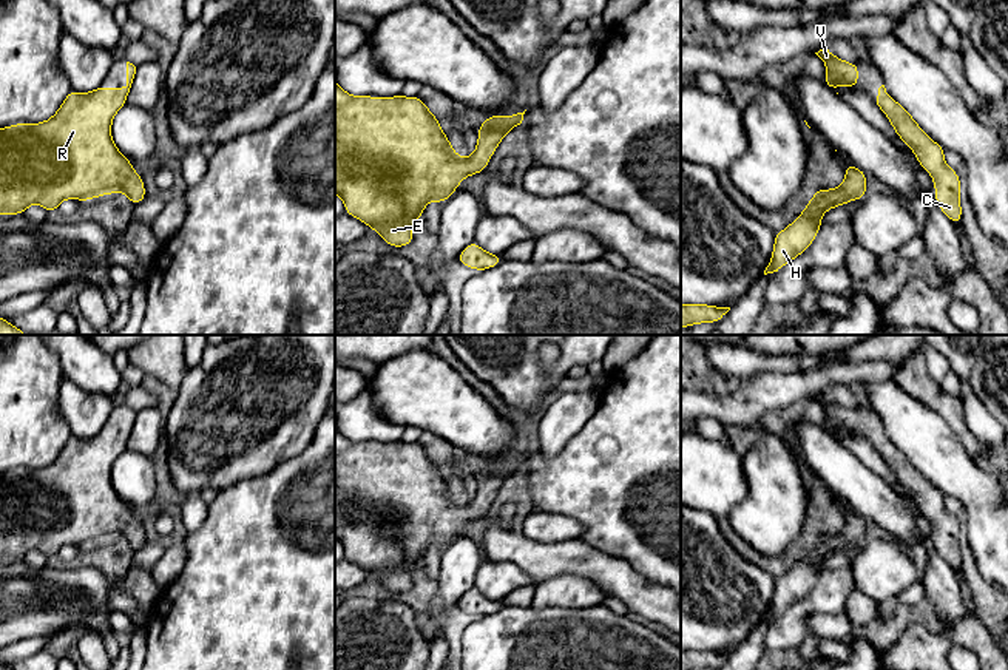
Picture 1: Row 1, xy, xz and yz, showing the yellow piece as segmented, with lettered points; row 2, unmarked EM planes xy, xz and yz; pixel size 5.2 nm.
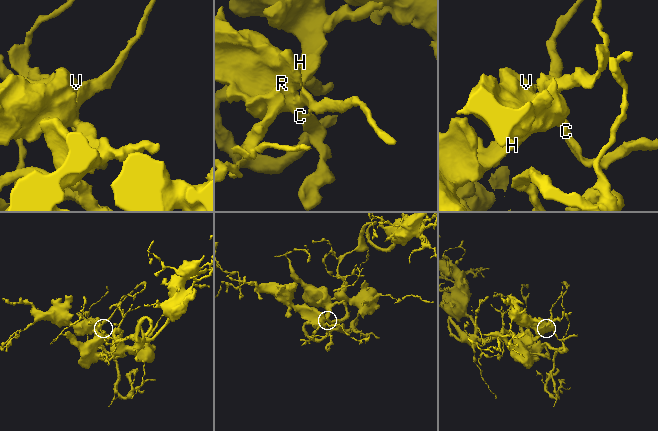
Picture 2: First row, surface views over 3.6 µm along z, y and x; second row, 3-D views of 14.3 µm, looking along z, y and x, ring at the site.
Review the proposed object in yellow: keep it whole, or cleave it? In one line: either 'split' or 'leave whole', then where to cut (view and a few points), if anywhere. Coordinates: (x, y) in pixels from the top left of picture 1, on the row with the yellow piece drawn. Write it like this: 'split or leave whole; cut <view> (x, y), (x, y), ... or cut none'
leave whole; cut none

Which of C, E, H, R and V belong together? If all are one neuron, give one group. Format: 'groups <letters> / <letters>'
groups C E H R V

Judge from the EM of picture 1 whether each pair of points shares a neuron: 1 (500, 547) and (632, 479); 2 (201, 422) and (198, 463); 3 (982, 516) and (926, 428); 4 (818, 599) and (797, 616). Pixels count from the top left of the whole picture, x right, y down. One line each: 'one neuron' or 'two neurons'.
1: two neurons
2: one neuron
3: one neuron
4: one neuron

